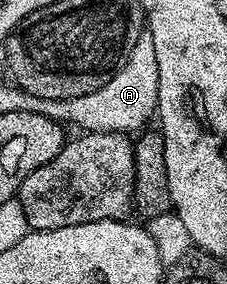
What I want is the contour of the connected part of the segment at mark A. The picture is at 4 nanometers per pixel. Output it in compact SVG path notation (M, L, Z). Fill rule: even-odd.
M143 30L139 40L131 48L120 68L109 78L107 84L85 96L50 100L31 96L29 108L37 115L47 116L62 124L77 124L85 132L119 131L132 133L151 118L157 109L159 70L155 57L155 42L148 30Z

